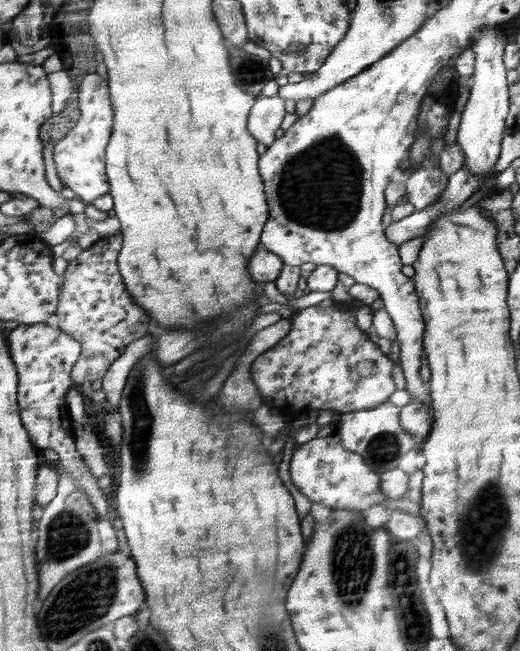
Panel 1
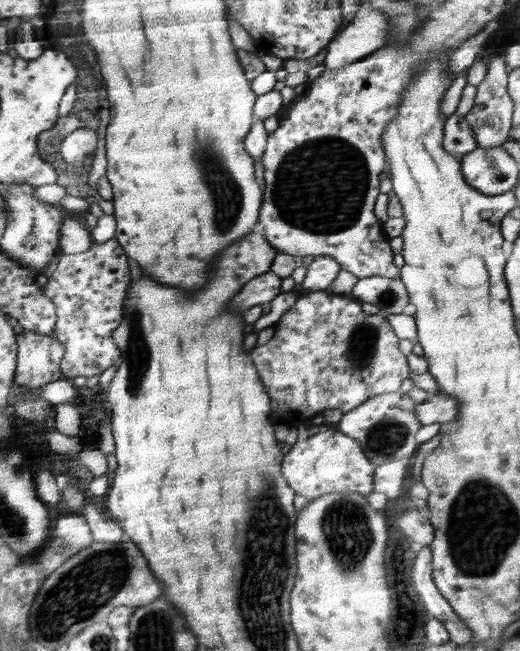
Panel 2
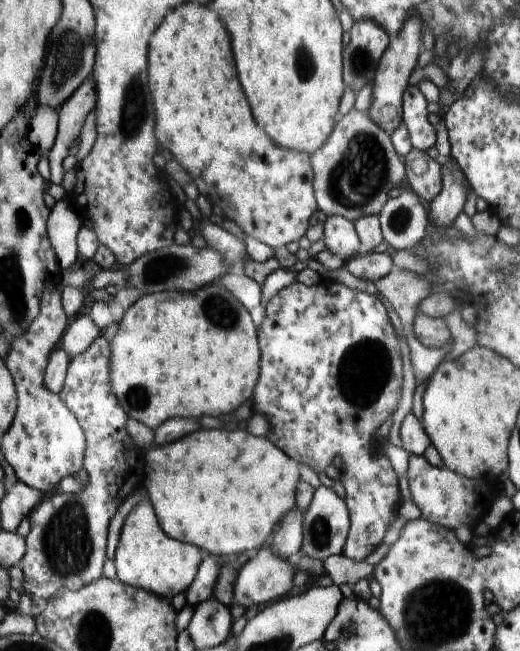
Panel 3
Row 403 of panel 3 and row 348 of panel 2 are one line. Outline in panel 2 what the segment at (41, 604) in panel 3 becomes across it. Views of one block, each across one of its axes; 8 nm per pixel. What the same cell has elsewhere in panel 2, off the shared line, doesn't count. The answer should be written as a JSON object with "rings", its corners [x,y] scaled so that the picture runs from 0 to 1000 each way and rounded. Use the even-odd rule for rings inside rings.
{"rings":[[[221,364],[200,375],[181,373],[167,387],[152,390],[119,390],[115,404],[96,427],[85,429],[85,455],[96,458],[112,476],[112,496],[108,498],[108,521],[123,528],[129,544],[115,558],[115,567],[125,581],[140,584],[144,579],[179,579],[194,576],[212,565],[231,547],[229,530],[215,522],[223,502],[231,501],[237,490],[237,461],[246,453],[252,436],[250,412],[244,390]]]}

